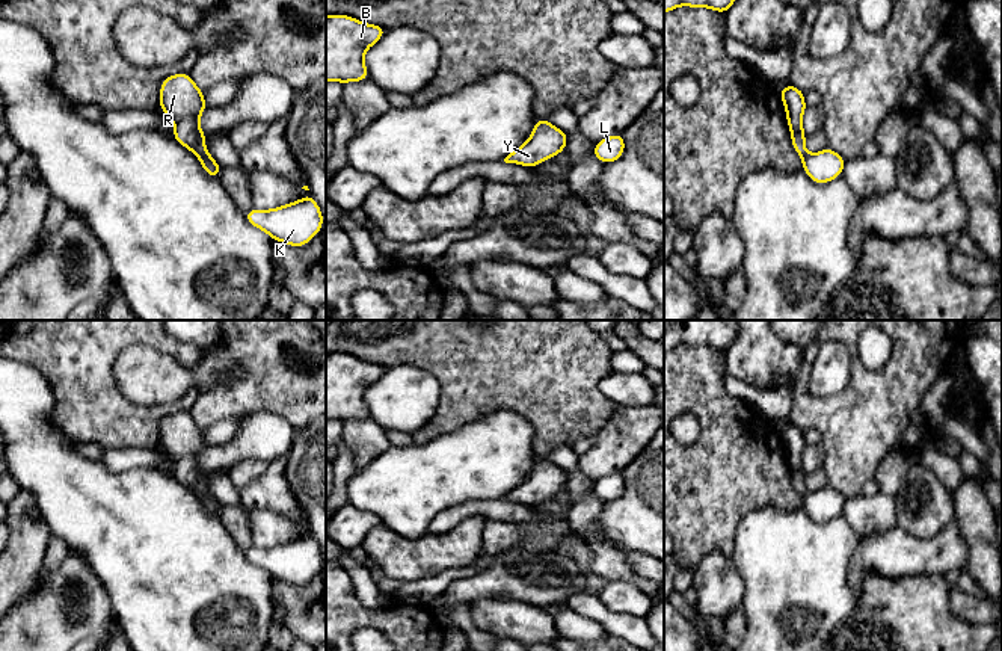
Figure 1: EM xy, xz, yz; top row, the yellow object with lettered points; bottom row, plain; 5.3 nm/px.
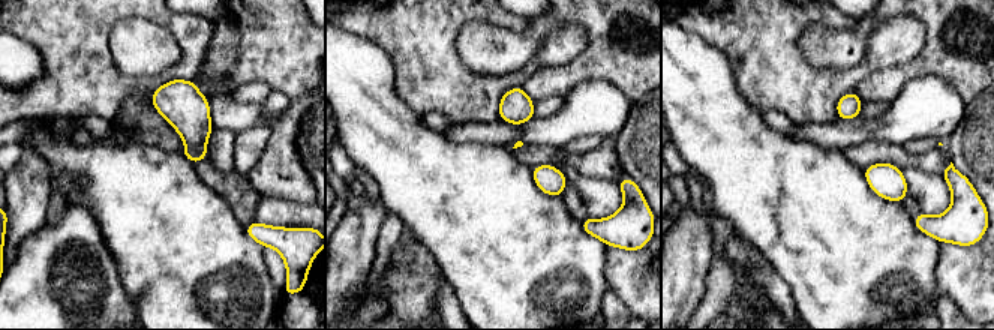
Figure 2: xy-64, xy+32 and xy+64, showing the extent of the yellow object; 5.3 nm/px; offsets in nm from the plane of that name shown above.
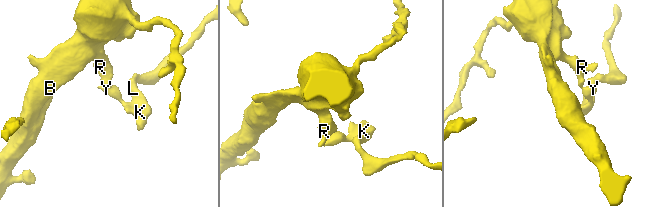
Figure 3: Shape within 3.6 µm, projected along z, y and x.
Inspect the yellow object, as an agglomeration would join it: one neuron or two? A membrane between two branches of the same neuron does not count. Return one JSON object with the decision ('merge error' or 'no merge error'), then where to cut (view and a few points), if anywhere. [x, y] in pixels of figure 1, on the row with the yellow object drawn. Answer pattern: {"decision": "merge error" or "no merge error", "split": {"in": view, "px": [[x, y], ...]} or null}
{"decision": "merge error", "split": {"in": "xy", "px": [[207, 153], [198, 157]]}}

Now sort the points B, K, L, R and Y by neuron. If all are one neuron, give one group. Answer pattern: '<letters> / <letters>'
B R / K L Y

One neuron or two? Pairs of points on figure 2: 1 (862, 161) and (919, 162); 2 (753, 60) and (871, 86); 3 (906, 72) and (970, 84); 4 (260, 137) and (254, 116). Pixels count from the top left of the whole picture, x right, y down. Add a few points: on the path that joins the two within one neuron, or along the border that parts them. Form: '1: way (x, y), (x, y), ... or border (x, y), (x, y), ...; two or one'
1: way (876, 155), (897, 155), (906, 159); one
2: border (891, 66), (876, 69), (853, 89); two
3: way (922, 66), (954, 68); one
4: border (261, 123), (236, 134); two

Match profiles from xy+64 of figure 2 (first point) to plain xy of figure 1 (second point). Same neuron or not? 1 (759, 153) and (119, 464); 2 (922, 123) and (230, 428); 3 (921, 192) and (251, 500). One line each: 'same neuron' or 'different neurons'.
1: different neurons
2: different neurons
3: different neurons

